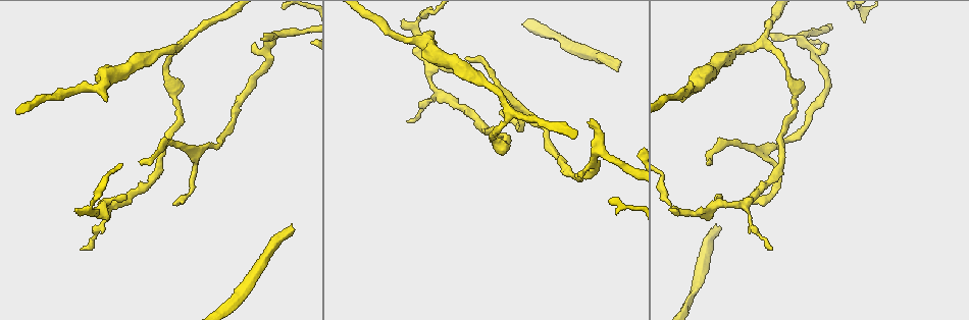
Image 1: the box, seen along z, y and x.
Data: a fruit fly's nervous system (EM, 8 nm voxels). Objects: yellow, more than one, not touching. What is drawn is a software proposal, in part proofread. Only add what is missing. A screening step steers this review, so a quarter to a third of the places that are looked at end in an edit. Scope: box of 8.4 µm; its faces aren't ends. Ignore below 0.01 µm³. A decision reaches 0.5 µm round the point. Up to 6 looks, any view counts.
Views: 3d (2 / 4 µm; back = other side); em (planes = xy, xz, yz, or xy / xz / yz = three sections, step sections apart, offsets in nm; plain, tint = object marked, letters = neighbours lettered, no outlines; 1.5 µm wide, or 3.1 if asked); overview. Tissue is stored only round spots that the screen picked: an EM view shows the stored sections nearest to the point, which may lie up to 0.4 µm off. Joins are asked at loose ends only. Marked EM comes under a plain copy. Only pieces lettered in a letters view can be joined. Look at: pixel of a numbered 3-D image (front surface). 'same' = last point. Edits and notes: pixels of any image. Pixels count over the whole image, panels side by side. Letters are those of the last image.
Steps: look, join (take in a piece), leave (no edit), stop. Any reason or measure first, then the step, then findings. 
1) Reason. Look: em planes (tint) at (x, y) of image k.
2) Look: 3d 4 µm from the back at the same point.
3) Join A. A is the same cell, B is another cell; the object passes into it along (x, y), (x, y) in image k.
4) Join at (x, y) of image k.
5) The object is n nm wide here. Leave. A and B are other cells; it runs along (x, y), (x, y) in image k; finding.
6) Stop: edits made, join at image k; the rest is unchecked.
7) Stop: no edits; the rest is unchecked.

Thin end. Look: em planes (letters) at (773, 35) of image 1.

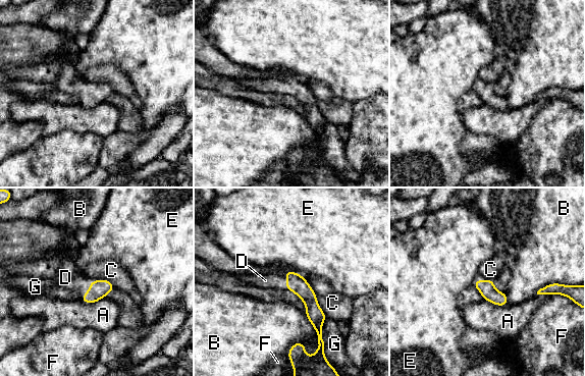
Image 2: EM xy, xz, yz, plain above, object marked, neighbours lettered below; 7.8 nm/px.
Join D. D is the same cell, A, B, C, E, F and G are other cells; the object passes into it along (99, 288), (88, 289), (65, 277) in image 2; it goes on there.

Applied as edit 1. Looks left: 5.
Look: overview.

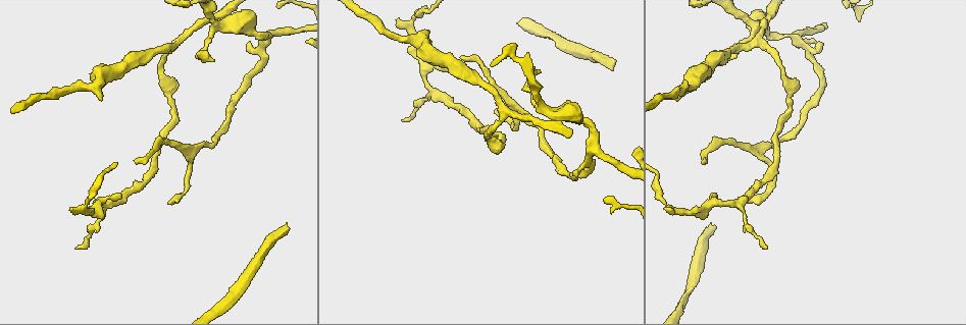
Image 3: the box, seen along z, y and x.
An open end. Look: em planes (letters) at (715, 193) of image 3.

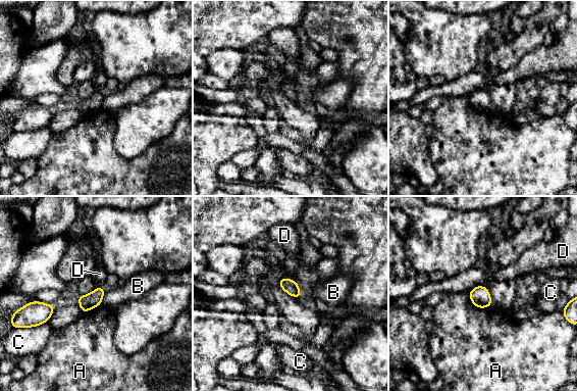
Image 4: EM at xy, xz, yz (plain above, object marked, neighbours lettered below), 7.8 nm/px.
The object is 120 nm wide here; the longest contact is with A, 220 nm. Leave. A, B, C and D are other cells; no lettered piece goes on from it.

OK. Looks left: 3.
Branch stops here. Look: 3d 4 µm at (614, 59) of image 3.

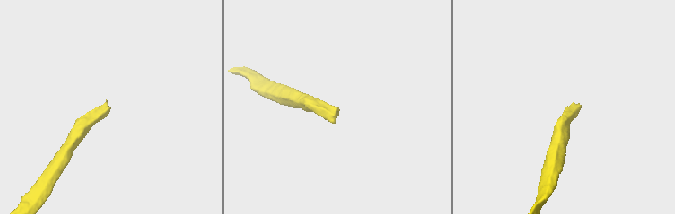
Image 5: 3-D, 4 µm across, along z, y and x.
Shape alone is not enough. Look: em xz step 4 (letters) at (336, 107) of image 5.

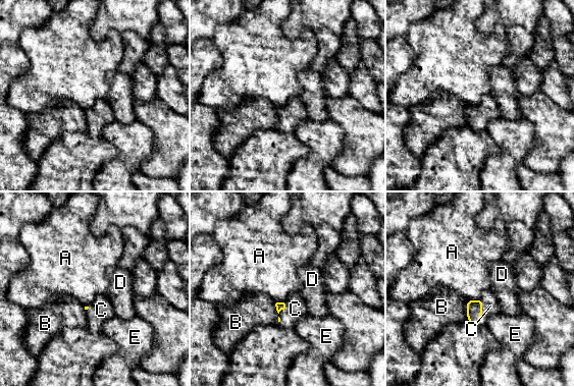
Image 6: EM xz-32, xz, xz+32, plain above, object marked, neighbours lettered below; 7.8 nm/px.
Another direction. Look: em planes (letters) at the same point.

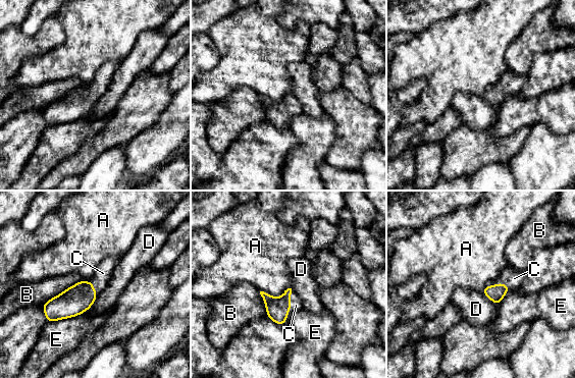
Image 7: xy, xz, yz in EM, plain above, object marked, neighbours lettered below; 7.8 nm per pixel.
Join C. C is the same cell, A, B, D and E are other cells; the object passes into it along (277, 308), (290, 307), (296, 305) in image 7; it goes on there.

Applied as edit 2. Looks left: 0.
Stop: edits made, join at image 2, join at image 7; the rest is unchecked.

